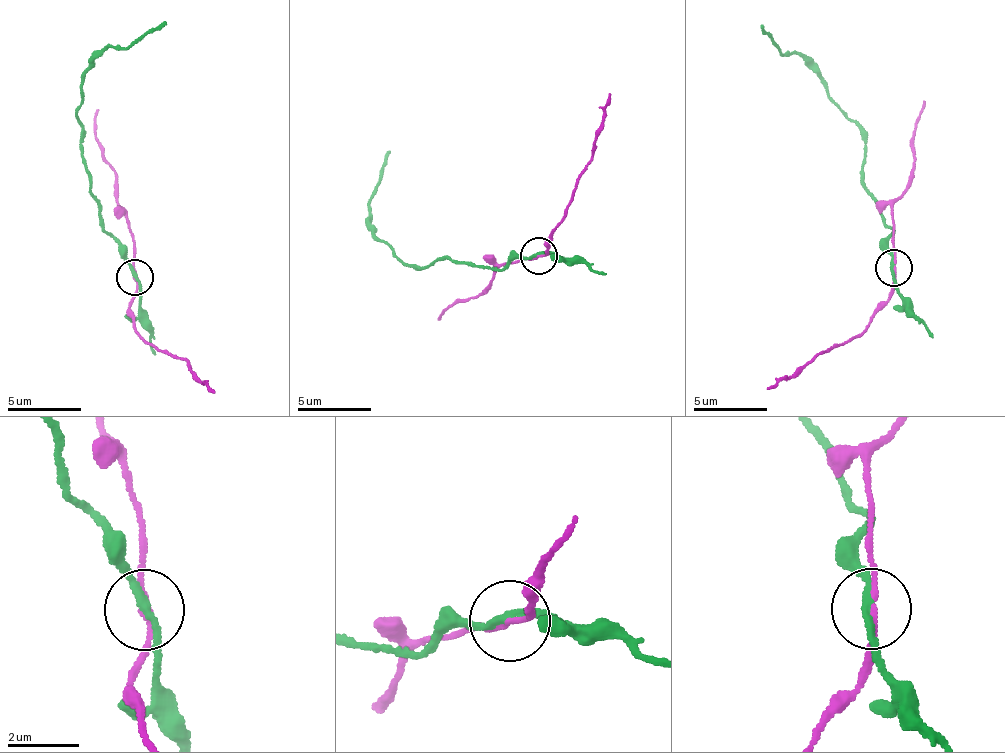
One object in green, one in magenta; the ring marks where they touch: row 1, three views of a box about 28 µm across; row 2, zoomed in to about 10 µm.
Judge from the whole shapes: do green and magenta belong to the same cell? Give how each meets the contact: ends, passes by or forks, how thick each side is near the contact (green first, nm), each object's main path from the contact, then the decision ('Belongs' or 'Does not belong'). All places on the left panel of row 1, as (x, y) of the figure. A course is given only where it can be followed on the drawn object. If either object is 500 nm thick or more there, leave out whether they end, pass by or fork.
At the ring green passes by. At the ring magenta passes by. Thickness 200 nm (green) against 120 nm. Course of green: (134, 278), (124, 244), (114, 237), (90, 190), (76, 111), (95, 58), (108, 46), (126, 48), (166, 20). Course of magenta: (134, 278), (137, 296), (131, 313), (136, 333), (181, 357), (214, 393). Does not belong

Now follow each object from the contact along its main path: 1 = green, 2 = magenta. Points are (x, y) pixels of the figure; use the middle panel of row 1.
1: (538, 256), (512, 259), (502, 267), (452, 259), (415, 269), (395, 256), (368, 217), (369, 204), (387, 150)
2: (538, 256), (550, 255), (550, 245), (557, 224), (588, 163), (609, 92)

